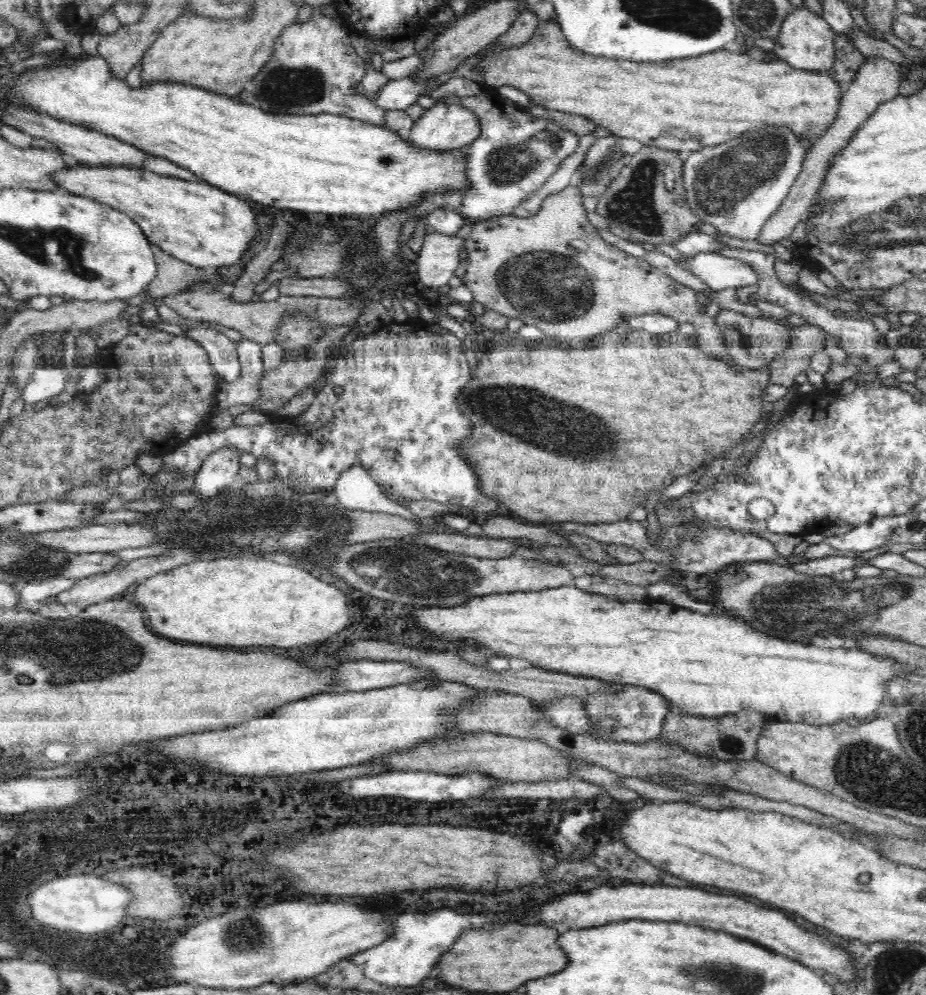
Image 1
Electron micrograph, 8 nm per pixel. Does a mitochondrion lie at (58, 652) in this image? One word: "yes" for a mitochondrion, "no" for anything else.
yes

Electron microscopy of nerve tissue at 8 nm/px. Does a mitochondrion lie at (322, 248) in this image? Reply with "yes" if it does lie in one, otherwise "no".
yes

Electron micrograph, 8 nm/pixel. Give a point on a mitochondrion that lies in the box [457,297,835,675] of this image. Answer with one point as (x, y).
(576, 433)

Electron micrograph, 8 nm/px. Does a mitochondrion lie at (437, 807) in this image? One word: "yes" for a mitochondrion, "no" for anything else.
no

